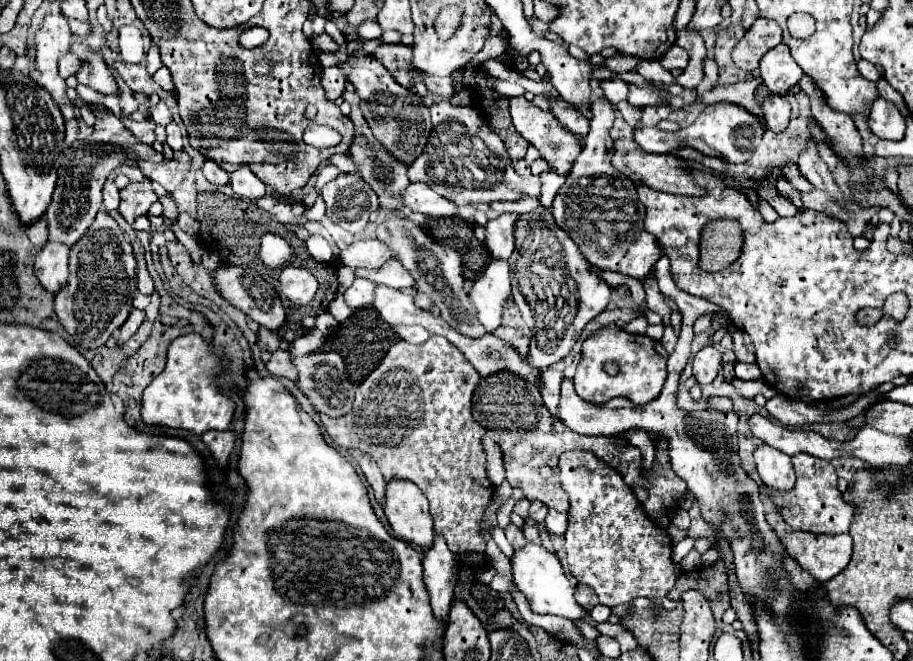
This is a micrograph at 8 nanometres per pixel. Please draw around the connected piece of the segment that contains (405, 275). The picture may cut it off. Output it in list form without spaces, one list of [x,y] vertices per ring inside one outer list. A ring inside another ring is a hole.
[[[390,259],[386,261],[386,265],[382,265],[382,269],[378,271],[356,271],[356,275],[362,275],[362,277],[372,277],[374,283],[384,283],[388,287],[396,287],[396,289],[410,289],[414,287],[414,279],[410,277],[410,273],[396,261],[396,259]]]

